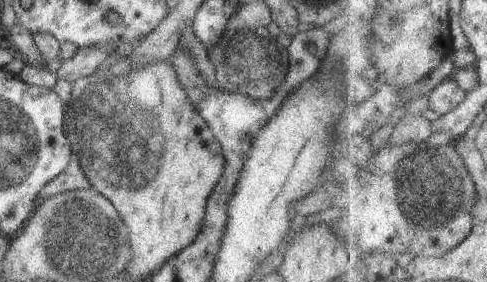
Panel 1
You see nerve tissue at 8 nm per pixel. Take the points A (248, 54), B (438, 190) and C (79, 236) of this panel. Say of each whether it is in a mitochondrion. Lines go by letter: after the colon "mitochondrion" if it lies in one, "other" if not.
A: mitochondrion
B: mitochondrion
C: mitochondrion

